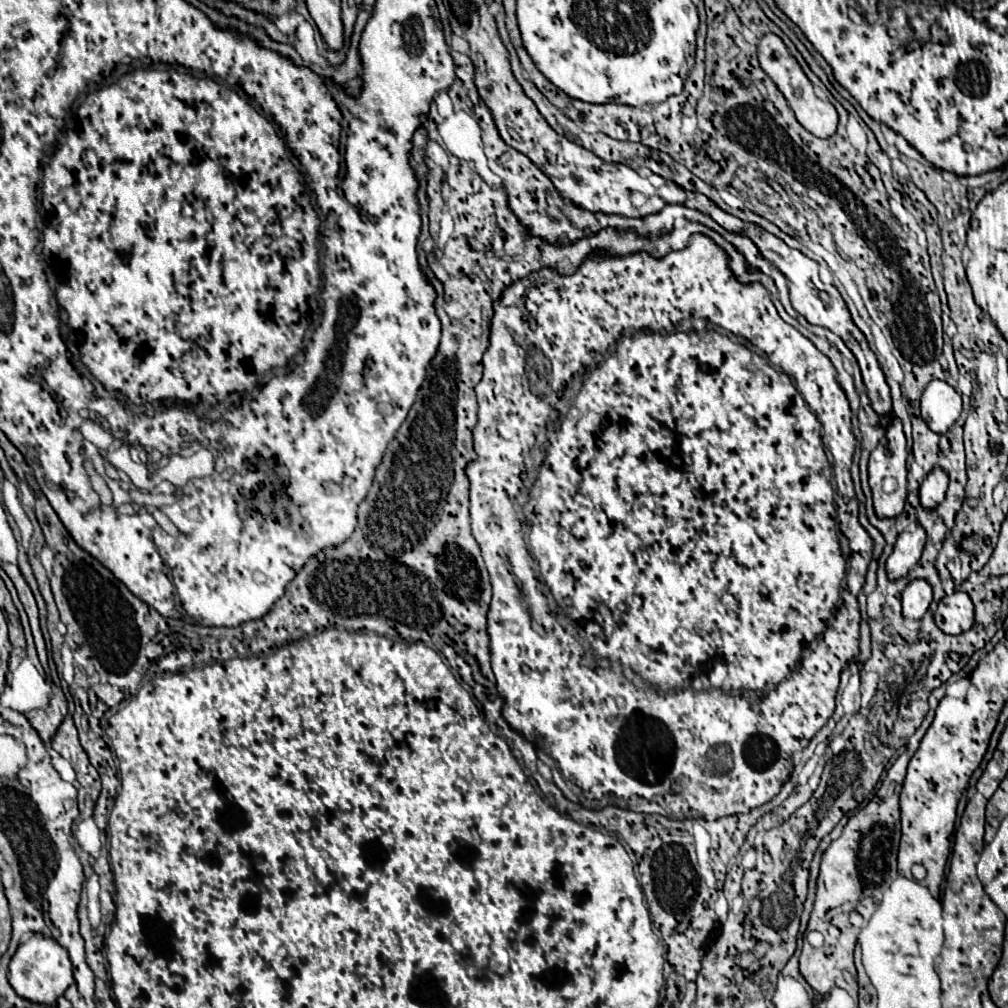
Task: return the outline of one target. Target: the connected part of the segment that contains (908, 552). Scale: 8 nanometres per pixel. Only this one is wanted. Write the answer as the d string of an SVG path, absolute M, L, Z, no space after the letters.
M918 527L914 533L900 533L892 555L886 561L886 573L890 581L906 577L908 571L918 563L926 543L926 533Z

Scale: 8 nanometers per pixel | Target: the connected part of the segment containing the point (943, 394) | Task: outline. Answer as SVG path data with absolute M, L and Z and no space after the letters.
M930 381L922 395L922 419L938 435L946 433L962 413L960 395L946 381Z

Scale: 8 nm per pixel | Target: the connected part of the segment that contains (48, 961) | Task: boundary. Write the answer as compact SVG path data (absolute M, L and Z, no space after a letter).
M32 933L24 943L20 943L18 951L14 953L10 961L10 975L8 975L10 985L14 991L30 999L34 1003L44 1003L44 1005L54 1005L56 999L72 985L72 963L68 957L68 951L58 945L52 937L46 937L42 933Z

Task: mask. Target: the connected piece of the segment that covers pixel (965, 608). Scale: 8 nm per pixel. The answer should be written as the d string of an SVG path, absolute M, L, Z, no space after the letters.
M968 593L946 595L934 613L936 625L948 635L960 635L974 625L974 605Z

